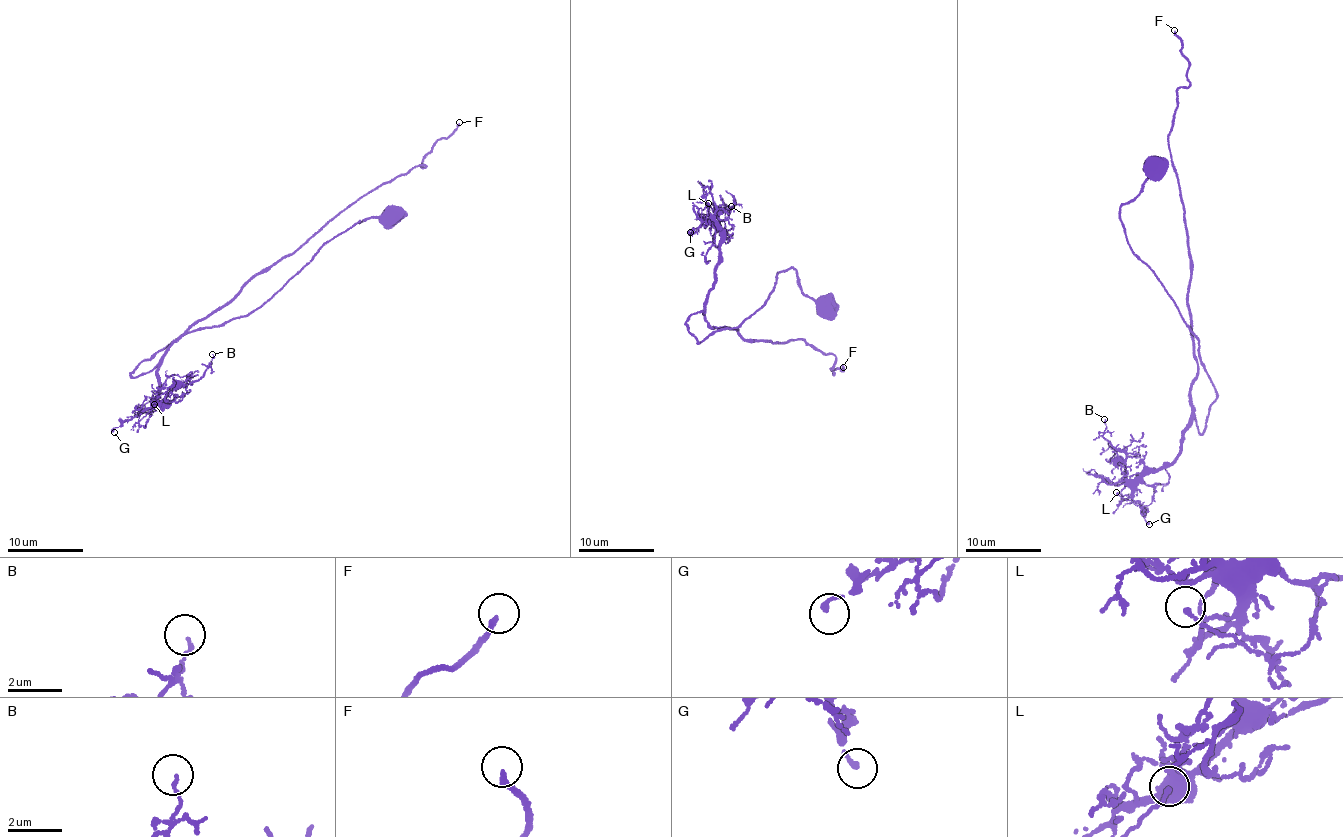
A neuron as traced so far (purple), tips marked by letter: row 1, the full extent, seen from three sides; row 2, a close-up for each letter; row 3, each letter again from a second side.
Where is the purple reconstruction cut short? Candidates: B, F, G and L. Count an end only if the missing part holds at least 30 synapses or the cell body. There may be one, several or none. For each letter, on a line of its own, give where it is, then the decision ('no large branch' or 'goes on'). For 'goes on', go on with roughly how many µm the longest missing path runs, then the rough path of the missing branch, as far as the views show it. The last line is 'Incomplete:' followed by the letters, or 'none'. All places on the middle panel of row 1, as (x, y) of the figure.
B: (731, 206) | no large branch
F: (843, 367) | goes on | 8 µm | (843, 367), (841, 388), (852, 421)
G: (690, 232) | no large branch
L: (708, 203) | no large branch
Incomplete: F

